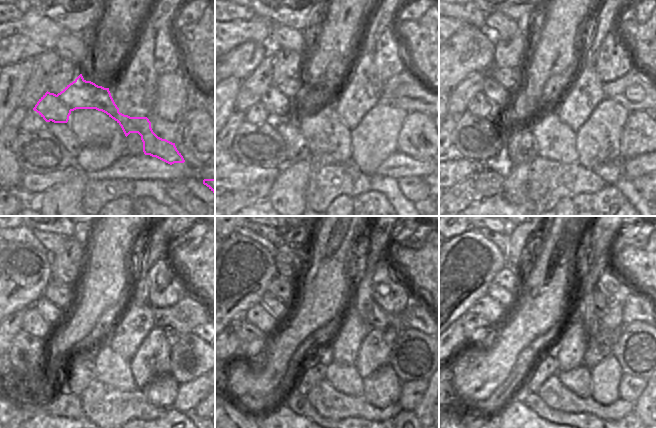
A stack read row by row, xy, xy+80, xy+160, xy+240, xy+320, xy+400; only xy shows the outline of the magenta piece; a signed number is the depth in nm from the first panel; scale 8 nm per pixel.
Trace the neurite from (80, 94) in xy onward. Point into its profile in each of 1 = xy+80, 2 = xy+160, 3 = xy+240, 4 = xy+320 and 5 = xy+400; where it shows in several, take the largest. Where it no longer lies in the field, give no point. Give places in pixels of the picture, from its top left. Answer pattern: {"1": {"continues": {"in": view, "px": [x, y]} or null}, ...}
{"1": {"continues": {"in": "xy+80", "px": [278, 100]}}, "2": {"continues": {"in": "xy+160", "px": [497, 88]}}, "3": {"continues": {"in": "xy+240", "px": [56, 298]}}, "4": {"continues": {"in": "xy+320", "px": [276, 299]}}, "5": {"continues": {"in": "xy+400", "px": [503, 288]}}}

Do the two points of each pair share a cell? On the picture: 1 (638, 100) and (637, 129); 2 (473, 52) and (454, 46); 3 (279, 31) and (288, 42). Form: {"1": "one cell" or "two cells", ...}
{"1": "two cells", "2": "one cell", "3": "one cell"}

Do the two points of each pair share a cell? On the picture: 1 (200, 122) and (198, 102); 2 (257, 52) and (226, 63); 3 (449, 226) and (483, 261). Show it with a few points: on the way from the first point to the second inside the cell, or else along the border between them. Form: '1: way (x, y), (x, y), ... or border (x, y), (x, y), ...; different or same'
1: border (204, 109), (191, 109), (189, 111); different
2: way (249, 54), (240, 62), (234, 63); same
3: border (471, 227), (449, 239); different

